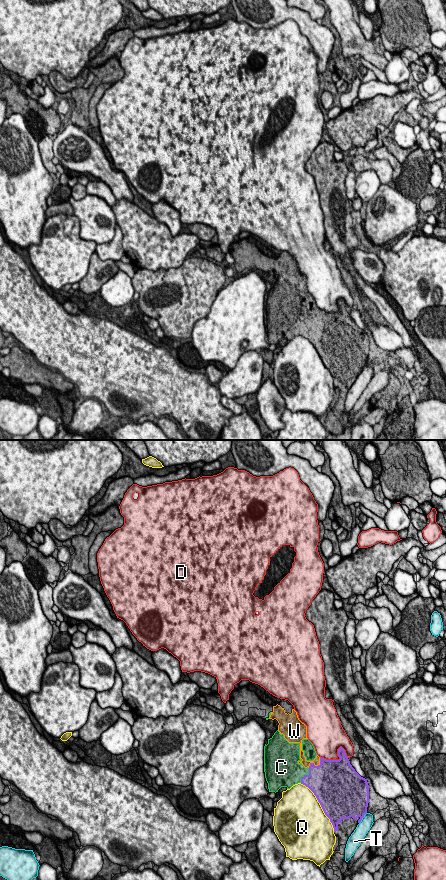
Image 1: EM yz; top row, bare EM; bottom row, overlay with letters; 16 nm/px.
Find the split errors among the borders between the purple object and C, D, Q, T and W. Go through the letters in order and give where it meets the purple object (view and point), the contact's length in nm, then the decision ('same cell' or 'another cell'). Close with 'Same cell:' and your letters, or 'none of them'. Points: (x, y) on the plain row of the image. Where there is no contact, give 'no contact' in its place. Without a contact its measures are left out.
C: yz (305, 327) | 280 nm | same cell
D: yz (339, 308) | 460 nm | another cell
Q: yz (321, 358) | 950 nm | another cell
T: yz (362, 369) | 220 nm | another cell
W: yz (316, 318) | 260 nm | same cell
Same cell: C, W

